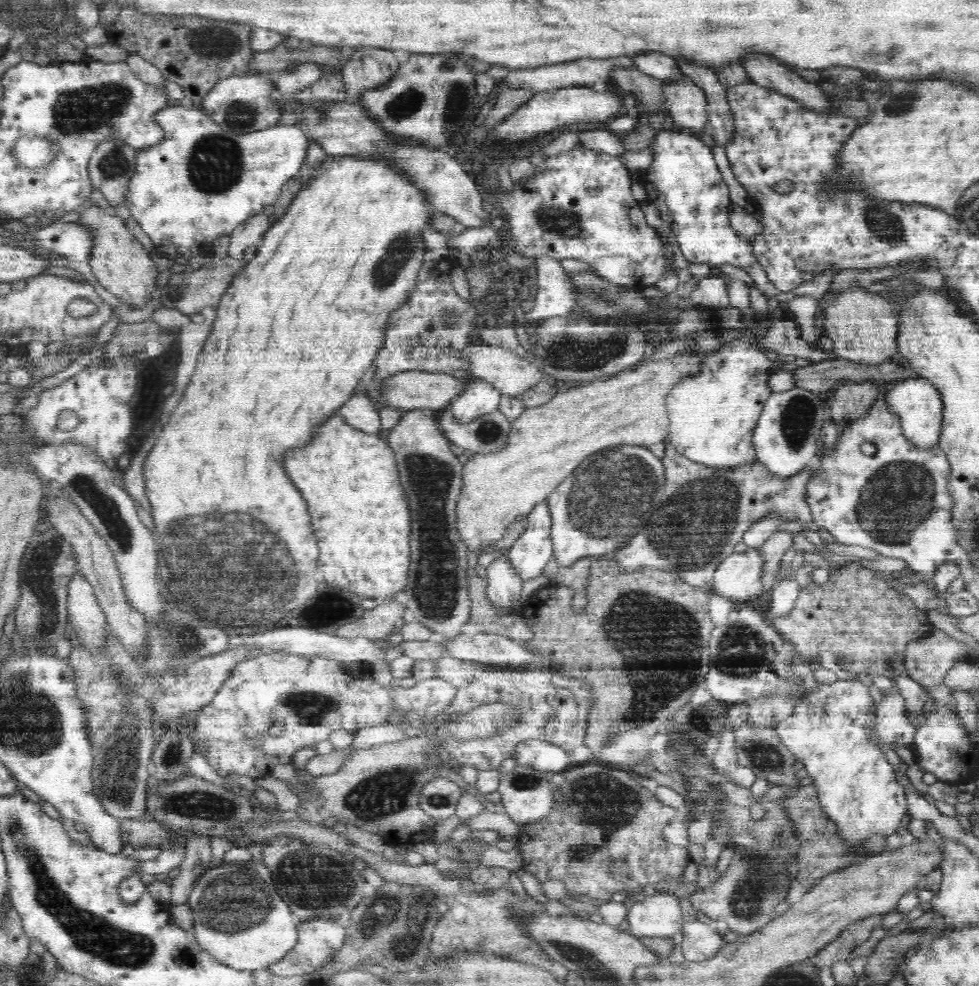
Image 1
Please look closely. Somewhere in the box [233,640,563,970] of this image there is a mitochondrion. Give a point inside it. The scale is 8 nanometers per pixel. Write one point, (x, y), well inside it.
(315, 881)

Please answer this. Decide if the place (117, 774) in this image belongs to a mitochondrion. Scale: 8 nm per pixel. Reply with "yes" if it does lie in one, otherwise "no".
yes

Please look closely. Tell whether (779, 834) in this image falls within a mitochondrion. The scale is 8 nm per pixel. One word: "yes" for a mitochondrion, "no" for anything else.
yes

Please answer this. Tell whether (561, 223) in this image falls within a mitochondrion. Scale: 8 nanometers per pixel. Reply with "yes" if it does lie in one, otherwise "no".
yes

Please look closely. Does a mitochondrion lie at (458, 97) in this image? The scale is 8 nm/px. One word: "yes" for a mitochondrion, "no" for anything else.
yes

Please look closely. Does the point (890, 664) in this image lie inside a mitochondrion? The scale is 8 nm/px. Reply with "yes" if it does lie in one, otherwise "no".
no

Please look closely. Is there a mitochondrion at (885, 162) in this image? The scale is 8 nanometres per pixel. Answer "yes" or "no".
no

